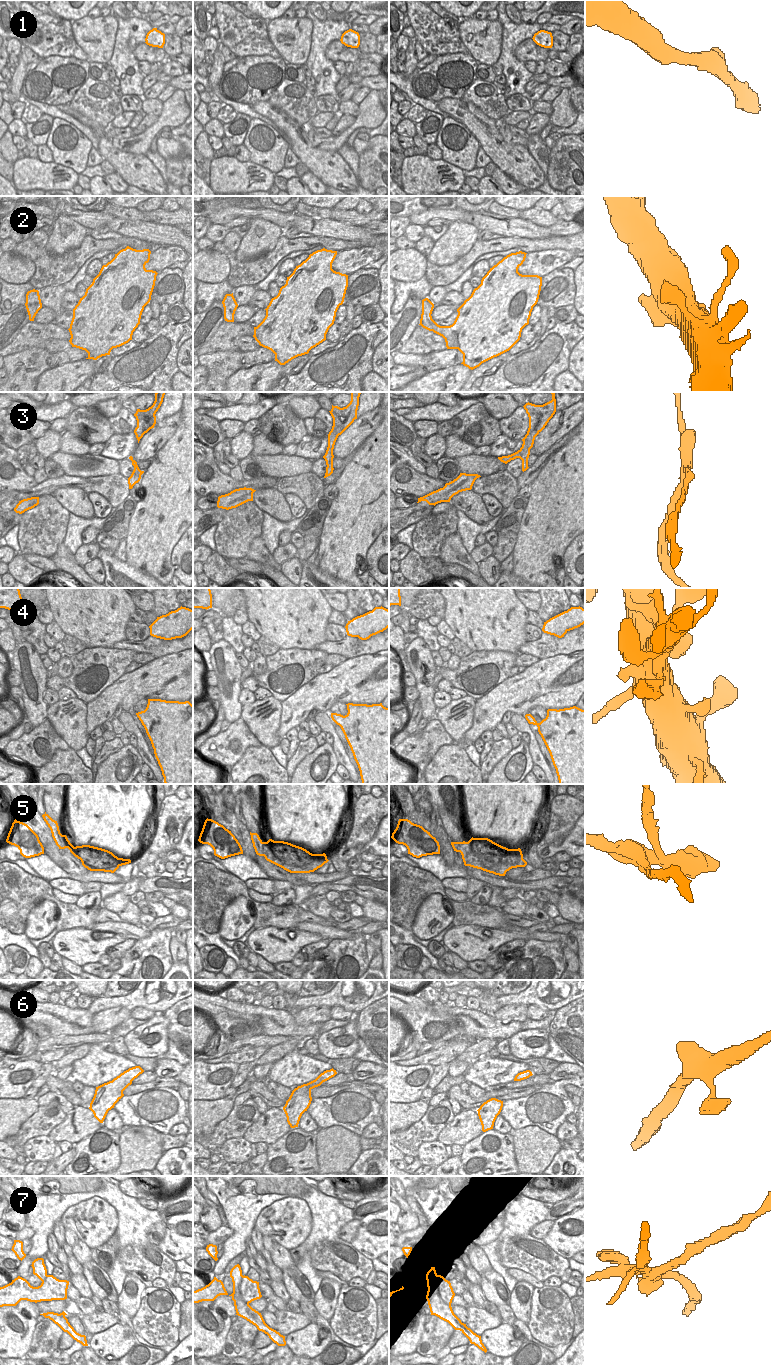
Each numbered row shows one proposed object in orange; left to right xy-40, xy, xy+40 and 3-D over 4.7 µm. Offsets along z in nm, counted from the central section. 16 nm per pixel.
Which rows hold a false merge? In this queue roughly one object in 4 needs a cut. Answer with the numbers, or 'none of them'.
3, 5, 7

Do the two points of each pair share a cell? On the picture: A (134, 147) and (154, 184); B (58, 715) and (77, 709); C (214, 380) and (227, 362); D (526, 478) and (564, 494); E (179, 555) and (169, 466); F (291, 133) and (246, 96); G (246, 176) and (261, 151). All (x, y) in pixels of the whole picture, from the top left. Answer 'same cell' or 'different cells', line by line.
A: different cells
B: same cell
C: same cell
D: different cells
E: different cells
F: different cells
G: different cells

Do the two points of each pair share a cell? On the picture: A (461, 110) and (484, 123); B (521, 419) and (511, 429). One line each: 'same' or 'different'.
A: same
B: same

